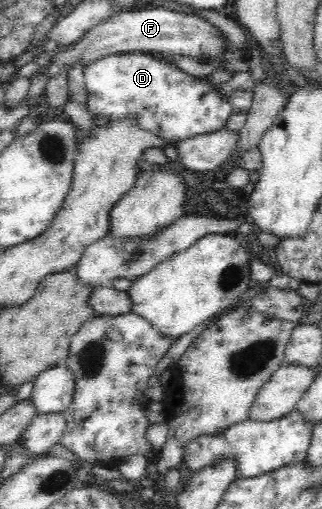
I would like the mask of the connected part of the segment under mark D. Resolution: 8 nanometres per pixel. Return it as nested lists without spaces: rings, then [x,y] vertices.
[[[117,52],[94,60],[92,64],[85,66],[84,77],[87,92],[85,103],[93,116],[117,119],[124,115],[136,115],[144,129],[169,143],[178,143],[200,134],[216,132],[226,126],[228,118],[233,114],[232,105],[228,97],[221,93],[219,86],[212,86],[206,77],[193,77],[175,65],[144,52]]]

